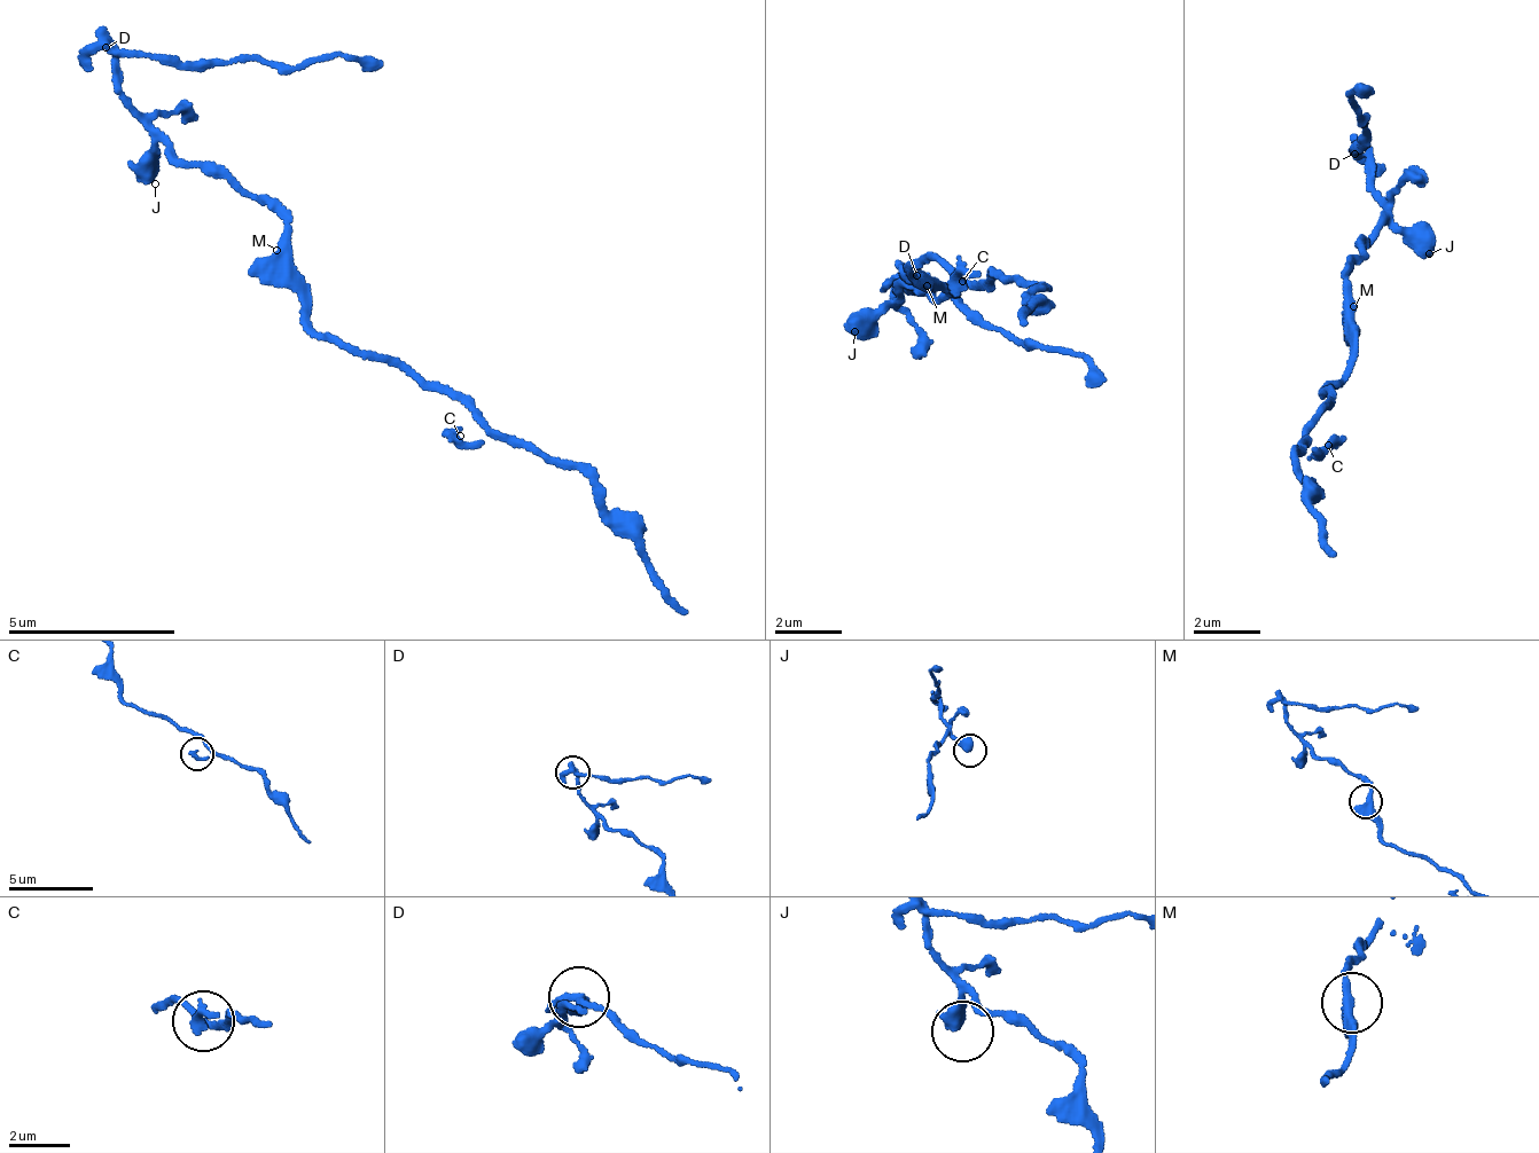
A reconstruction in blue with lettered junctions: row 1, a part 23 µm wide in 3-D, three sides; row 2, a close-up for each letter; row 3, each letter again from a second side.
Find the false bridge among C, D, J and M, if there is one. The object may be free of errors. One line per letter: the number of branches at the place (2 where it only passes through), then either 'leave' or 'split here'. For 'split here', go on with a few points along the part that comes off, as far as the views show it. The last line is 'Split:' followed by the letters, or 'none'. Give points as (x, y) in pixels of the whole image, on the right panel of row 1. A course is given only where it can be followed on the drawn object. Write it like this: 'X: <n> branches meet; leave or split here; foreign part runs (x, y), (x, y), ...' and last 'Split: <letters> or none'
C: 1 branches meet; leave
D: 2 branches meet; split here; foreign part runs (1351, 156), (1365, 122), (1348, 96), (1366, 89)
J: 1 branches meet; leave
M: 2 branches meet; leave
Split: D

